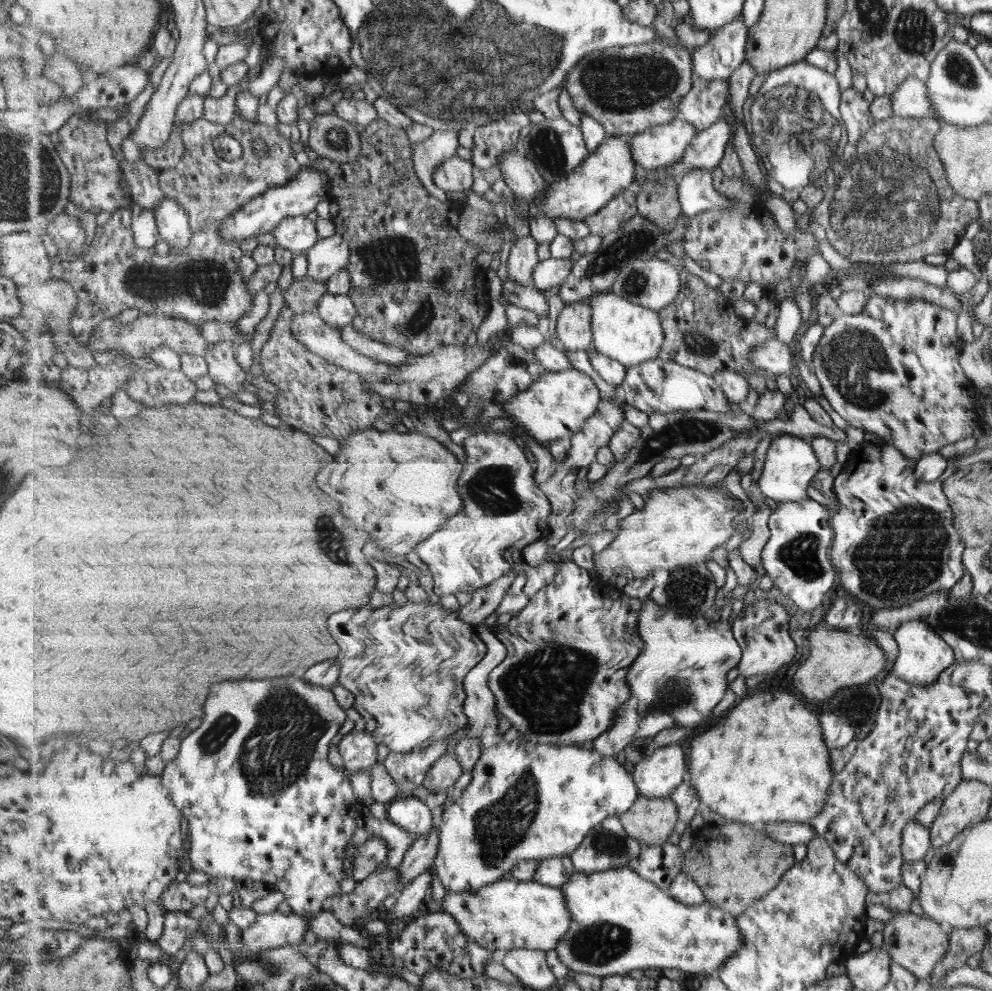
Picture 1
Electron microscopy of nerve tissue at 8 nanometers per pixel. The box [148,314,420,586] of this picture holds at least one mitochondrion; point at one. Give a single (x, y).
(323, 526)

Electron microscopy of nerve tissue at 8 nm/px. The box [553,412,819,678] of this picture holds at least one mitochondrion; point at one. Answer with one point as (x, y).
(684, 433)

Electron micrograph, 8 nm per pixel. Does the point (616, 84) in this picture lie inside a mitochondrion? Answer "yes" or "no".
yes

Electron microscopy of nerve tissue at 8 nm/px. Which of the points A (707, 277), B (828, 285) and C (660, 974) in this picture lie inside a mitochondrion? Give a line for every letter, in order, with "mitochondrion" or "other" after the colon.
A: other
B: other
C: other

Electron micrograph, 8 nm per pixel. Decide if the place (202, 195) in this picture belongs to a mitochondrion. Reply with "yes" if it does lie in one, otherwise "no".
no

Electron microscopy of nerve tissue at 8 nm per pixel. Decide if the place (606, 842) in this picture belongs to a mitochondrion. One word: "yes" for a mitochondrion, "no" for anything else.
yes

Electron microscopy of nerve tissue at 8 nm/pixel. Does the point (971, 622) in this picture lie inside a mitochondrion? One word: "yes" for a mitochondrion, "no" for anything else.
yes

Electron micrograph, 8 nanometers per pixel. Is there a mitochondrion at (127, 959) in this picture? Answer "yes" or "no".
no

